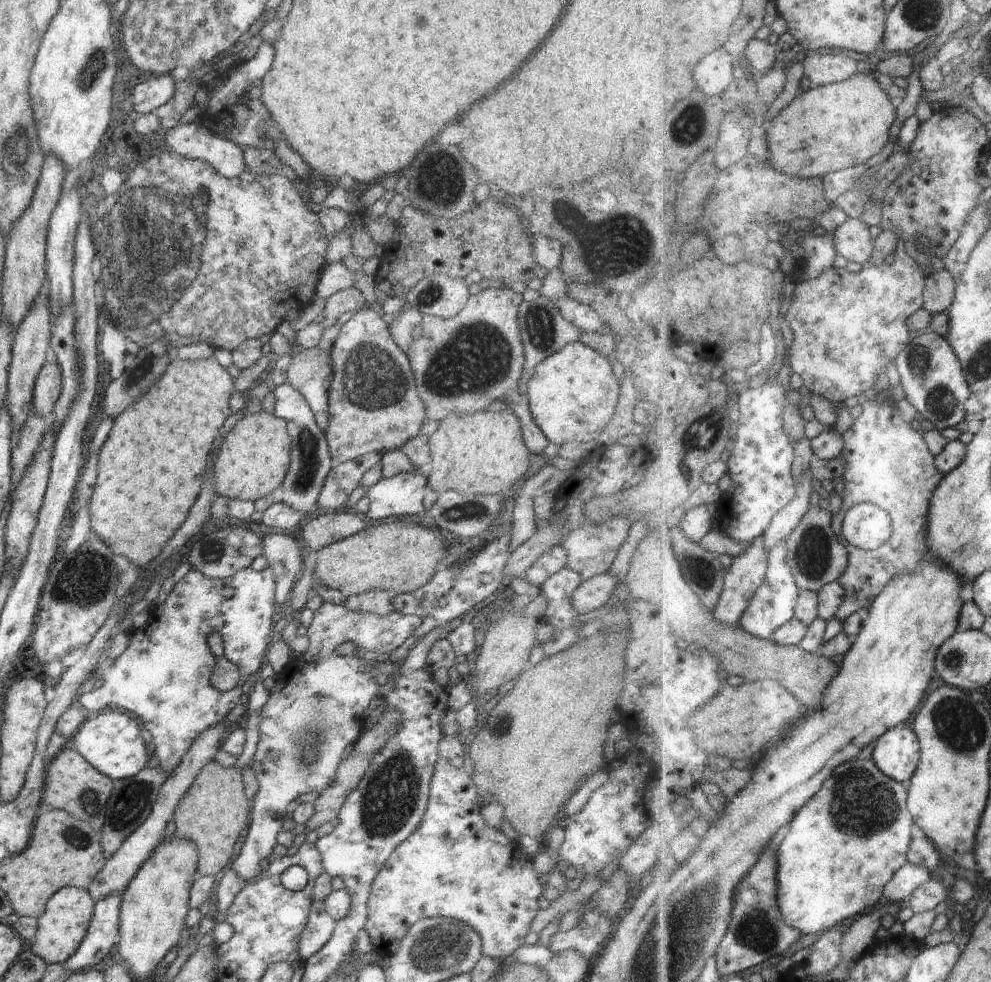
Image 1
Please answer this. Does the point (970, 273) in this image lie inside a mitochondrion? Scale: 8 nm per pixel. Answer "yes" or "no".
no

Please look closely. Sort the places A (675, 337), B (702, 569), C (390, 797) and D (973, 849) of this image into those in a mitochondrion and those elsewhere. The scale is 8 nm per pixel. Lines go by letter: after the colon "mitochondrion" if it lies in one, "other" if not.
A: other
B: mitochondrion
C: mitochondrion
D: other

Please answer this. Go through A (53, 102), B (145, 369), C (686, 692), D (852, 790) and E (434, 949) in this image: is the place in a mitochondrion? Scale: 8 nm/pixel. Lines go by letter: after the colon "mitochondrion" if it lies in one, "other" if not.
A: other
B: mitochondrion
C: mitochondrion
D: mitochondrion
E: mitochondrion

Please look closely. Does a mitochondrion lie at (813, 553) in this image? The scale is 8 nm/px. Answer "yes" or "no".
yes

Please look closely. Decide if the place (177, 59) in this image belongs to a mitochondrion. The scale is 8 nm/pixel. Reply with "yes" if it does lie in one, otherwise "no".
no

